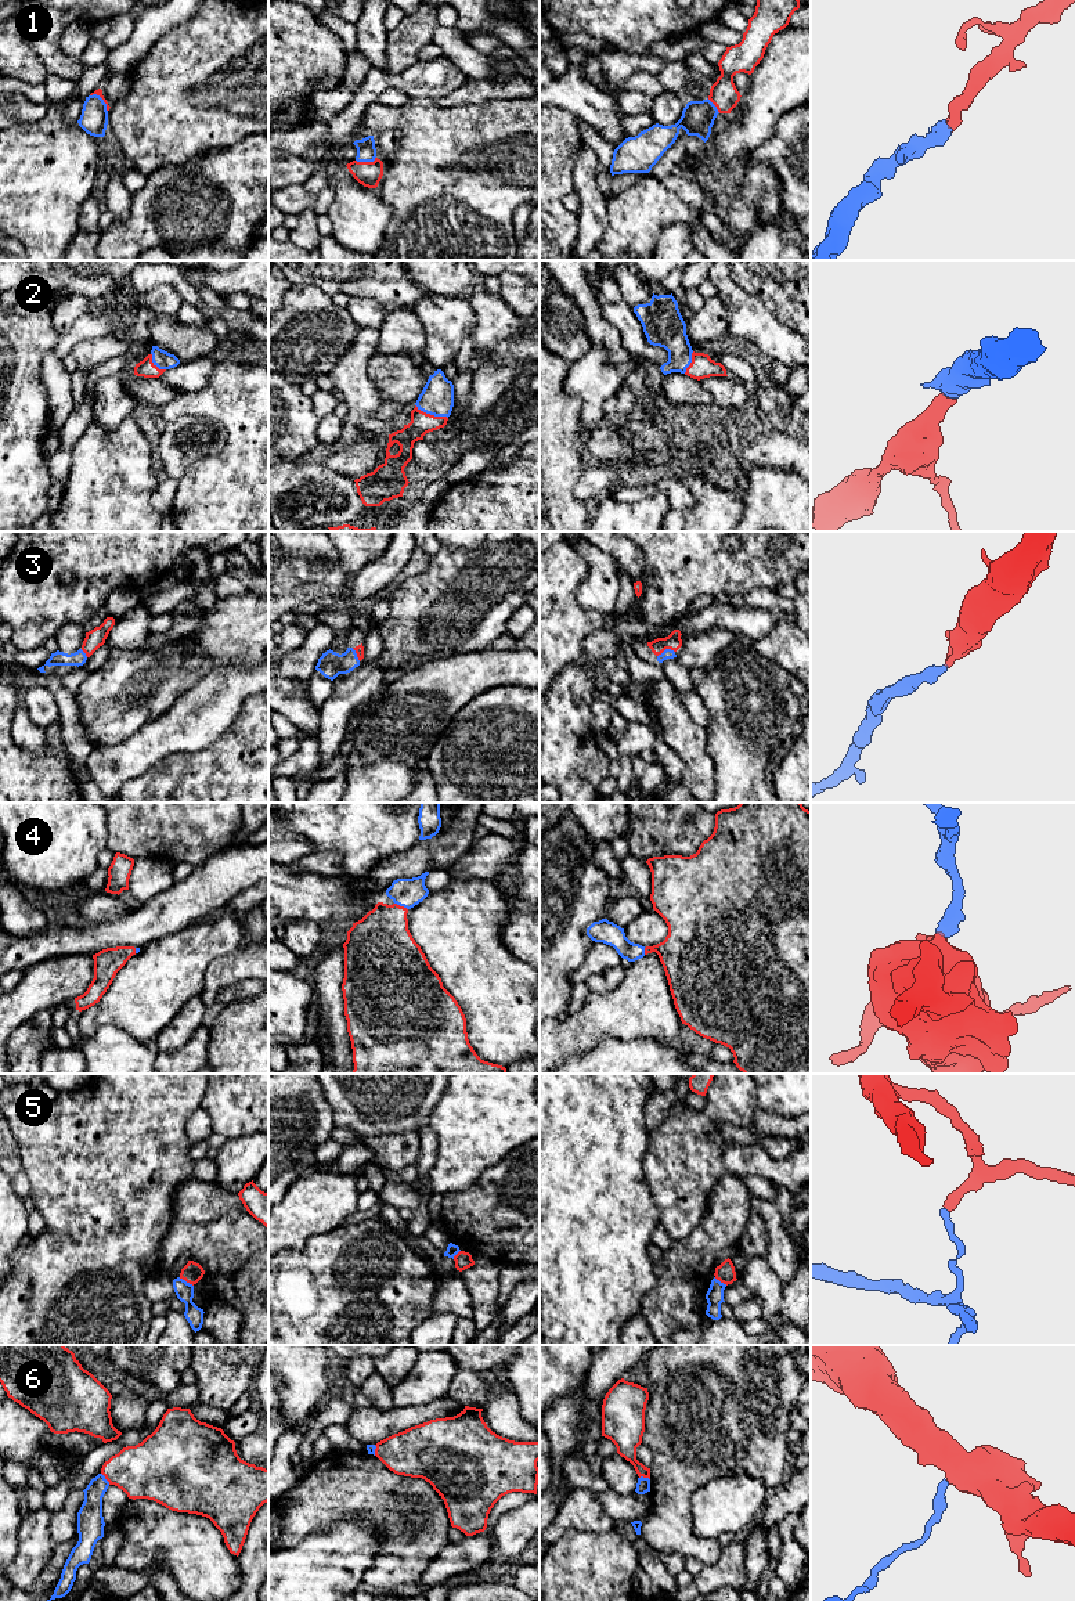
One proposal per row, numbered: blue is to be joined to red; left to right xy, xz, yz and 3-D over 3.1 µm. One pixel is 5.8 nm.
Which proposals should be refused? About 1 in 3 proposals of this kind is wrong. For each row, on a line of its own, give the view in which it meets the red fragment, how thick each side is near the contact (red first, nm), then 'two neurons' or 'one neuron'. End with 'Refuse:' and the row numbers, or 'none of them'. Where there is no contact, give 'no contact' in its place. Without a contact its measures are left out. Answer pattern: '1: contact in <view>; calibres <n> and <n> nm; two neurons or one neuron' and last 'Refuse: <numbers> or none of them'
1: contact in xz; calibres 140 and 110 nm; one neuron
2: contact in xz; calibres 130 and 190 nm; one neuron
3: contact in yz; calibres 90 and 60 nm; one neuron
4: contact in xz; calibres 360 and 170 nm; one neuron
5: contact in xy; calibres 120 and 110 nm; two neurons
6: contact in xy; calibres 320 and 150 nm; two neurons
Refuse: 5, 6

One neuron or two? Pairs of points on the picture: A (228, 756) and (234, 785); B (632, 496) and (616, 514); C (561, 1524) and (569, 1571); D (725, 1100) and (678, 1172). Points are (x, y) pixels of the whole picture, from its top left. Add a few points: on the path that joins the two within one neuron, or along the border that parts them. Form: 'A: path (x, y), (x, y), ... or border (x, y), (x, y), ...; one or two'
A: path (234, 763), (234, 778); one
B: border (657, 490), (635, 501), (616, 501), (608, 494); two
C: border (595, 1533), (567, 1529), (554, 1543); two
D: path (707, 1118), (689, 1139), (688, 1154); one

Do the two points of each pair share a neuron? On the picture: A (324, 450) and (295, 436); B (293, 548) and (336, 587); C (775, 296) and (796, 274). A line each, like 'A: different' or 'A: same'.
A: different
B: same
C: same

